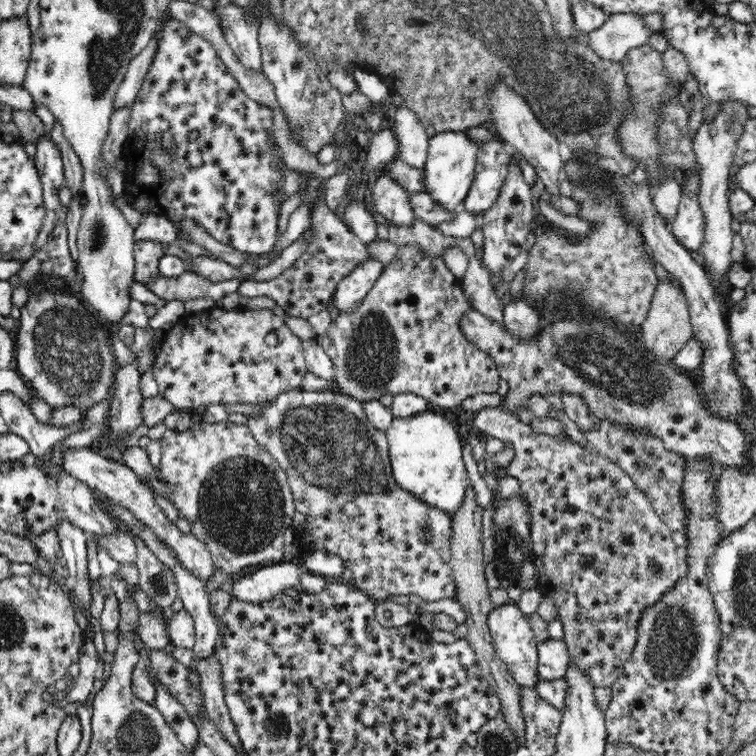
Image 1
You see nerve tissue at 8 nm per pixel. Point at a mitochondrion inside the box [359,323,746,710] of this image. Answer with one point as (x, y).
(601, 360)

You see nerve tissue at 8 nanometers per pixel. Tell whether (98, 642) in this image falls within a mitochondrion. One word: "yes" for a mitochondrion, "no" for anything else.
no

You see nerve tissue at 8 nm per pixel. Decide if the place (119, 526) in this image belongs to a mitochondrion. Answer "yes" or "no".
no

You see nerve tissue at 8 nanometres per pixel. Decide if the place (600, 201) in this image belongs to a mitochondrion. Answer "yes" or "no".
yes

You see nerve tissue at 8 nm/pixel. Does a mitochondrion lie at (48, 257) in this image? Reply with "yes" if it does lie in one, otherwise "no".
no

